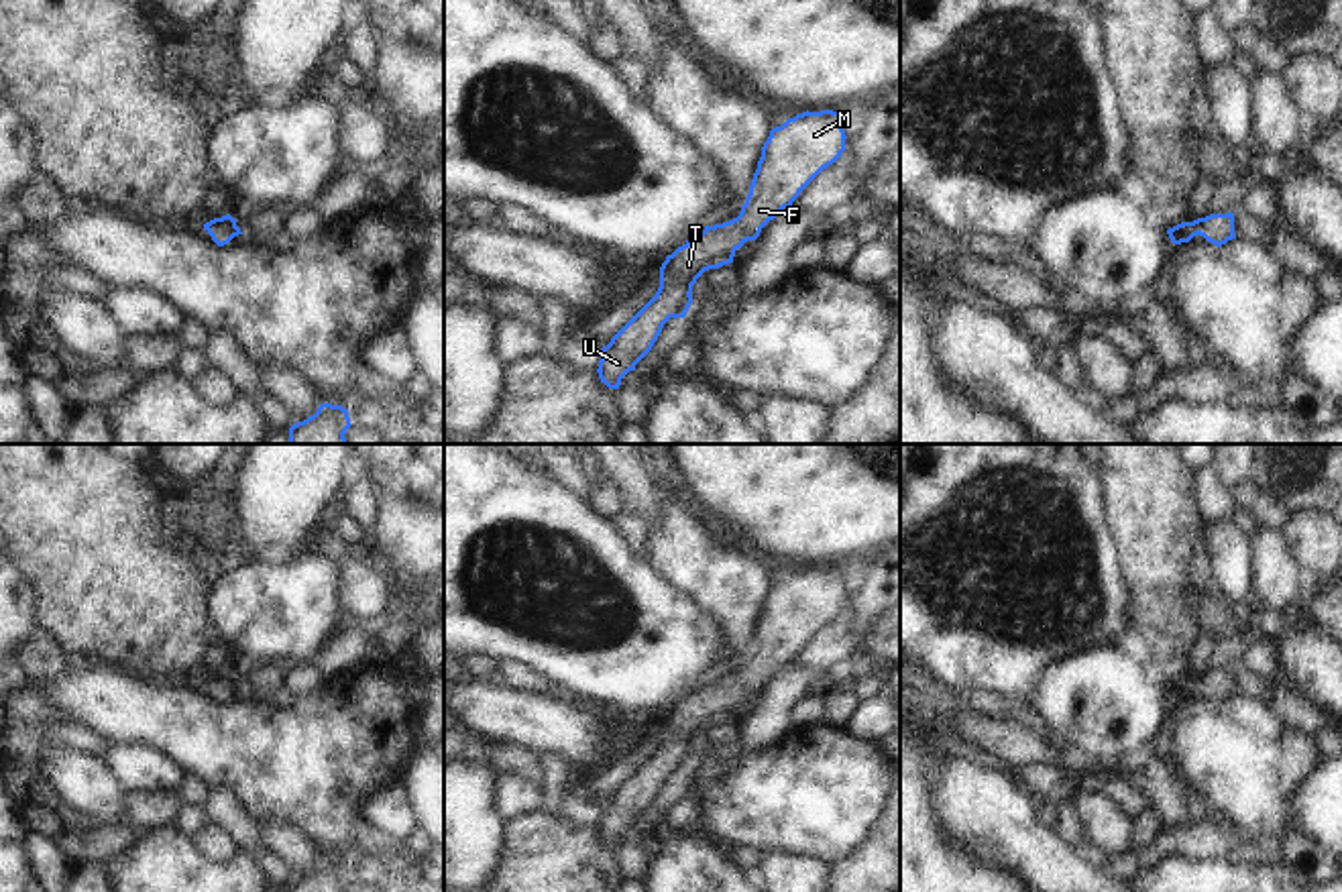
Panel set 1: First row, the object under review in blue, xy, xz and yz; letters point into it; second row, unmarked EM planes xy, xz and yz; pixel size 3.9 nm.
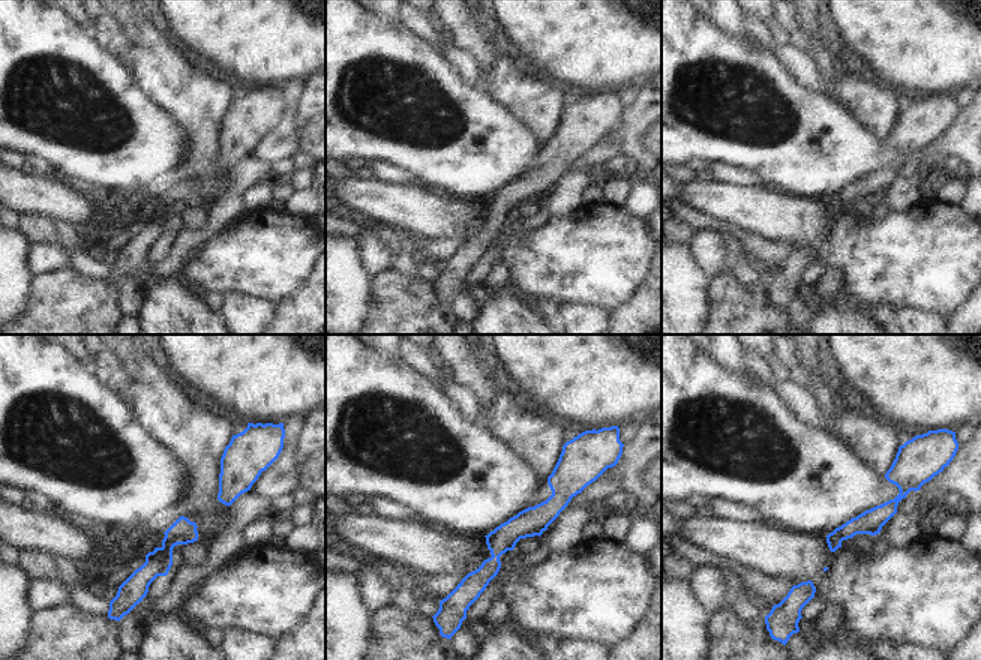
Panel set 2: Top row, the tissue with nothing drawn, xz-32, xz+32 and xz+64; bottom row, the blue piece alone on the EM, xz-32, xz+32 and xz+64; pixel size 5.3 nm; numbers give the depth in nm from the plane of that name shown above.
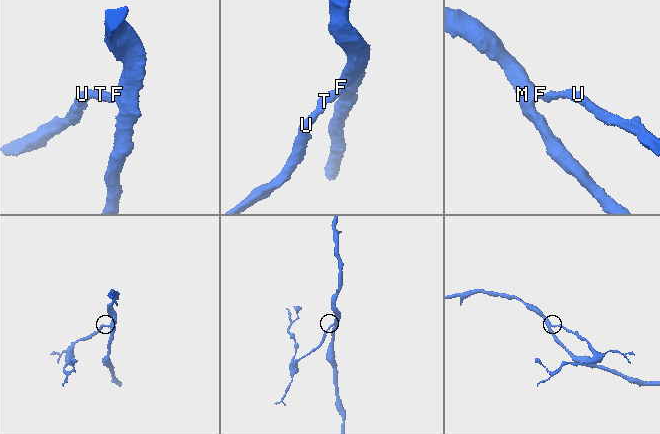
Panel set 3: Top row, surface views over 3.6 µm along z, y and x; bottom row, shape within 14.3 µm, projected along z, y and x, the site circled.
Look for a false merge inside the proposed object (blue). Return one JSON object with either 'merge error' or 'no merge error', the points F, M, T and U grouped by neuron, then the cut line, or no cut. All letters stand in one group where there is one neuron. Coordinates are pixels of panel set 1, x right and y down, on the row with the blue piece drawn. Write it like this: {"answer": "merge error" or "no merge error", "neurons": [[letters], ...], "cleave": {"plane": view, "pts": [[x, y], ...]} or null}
{"answer": "no merge error", "neurons": [["F", "M", "T", "U"]], "cleave": null}

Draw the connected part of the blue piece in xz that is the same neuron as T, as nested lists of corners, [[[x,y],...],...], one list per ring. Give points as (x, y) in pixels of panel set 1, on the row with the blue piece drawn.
[[[802,112],[770,130],[737,218],[705,226],[660,267],[656,295],[601,348],[599,379],[619,389],[621,379],[652,350],[670,318],[684,318],[692,285],[709,271],[733,263],[735,250],[756,240],[762,228],[845,151],[843,114]]]

